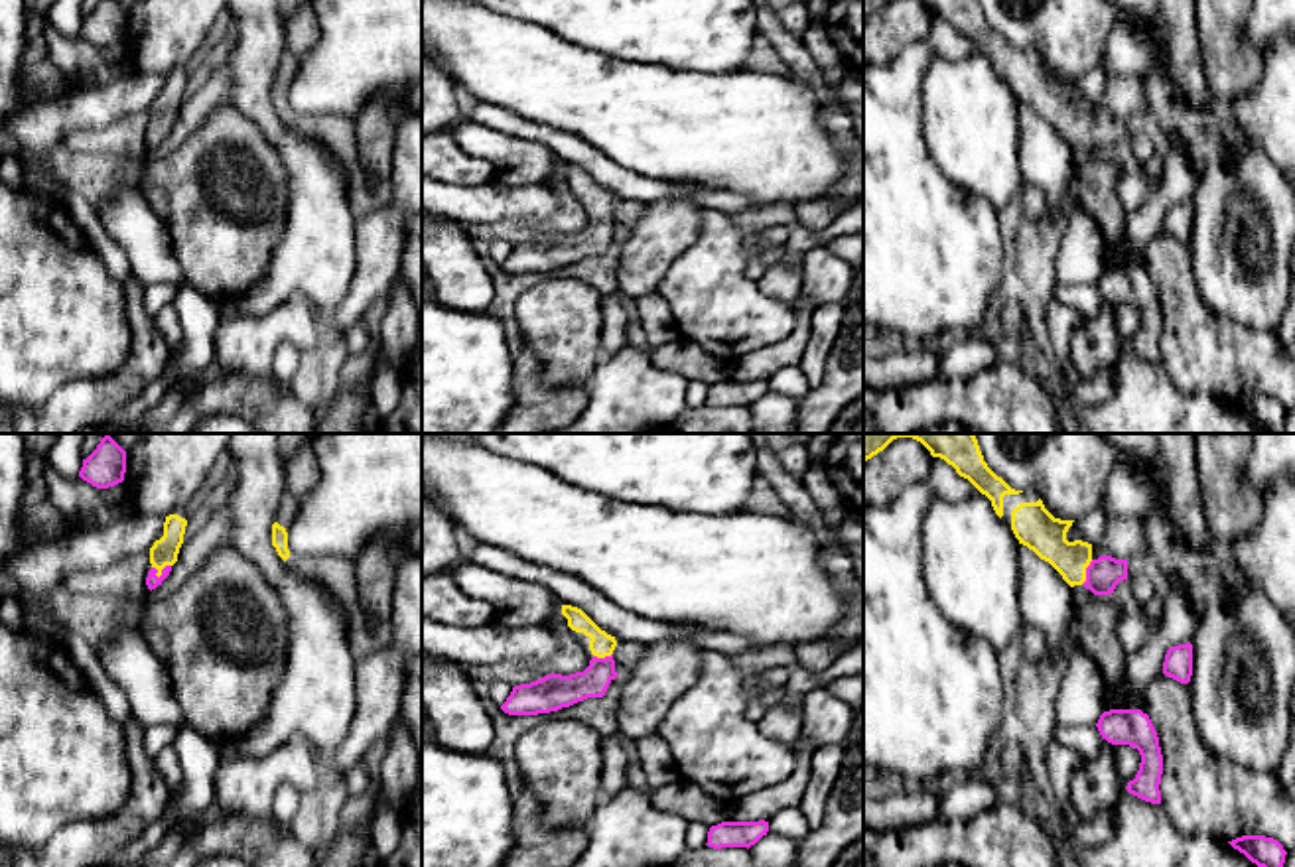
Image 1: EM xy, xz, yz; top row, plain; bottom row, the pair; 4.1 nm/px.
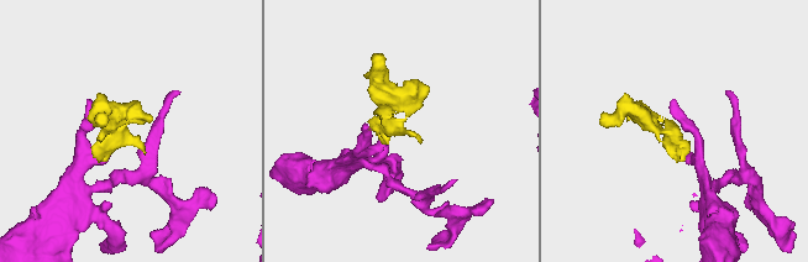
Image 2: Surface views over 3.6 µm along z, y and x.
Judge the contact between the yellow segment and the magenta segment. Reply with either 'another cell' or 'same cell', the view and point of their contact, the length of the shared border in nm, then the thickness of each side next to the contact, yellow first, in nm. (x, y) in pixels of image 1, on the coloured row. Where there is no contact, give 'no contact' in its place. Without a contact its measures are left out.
same cell; meets yellow in xy at (162, 568); contact 80 nm long; 110 nm thick on the yellow side, 60 nm on the other

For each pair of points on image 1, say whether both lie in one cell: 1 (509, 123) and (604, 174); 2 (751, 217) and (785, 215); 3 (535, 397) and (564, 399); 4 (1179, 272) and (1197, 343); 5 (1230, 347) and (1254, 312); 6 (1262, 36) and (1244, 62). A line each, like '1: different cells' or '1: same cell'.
1: same cell
2: same cell
3: same cell
4: same cell
5: different cells
6: different cells

